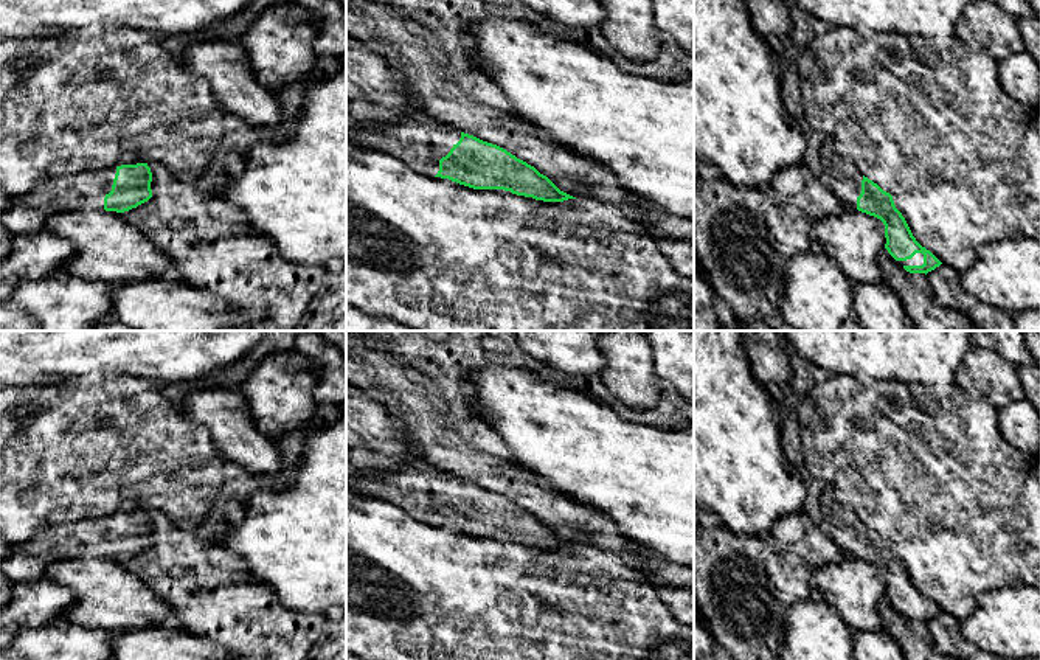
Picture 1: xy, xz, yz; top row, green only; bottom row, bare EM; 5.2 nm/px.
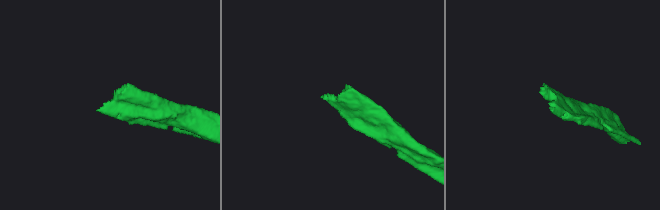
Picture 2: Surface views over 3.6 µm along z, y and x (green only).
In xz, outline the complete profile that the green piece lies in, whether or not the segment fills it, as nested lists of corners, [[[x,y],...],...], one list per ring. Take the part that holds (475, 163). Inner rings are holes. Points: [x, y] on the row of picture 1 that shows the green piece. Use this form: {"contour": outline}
{"contour": [[[346,101],[346,138],[355,146],[391,154],[416,171],[473,189],[504,189],[543,202],[576,199],[506,149],[425,113],[397,115],[394,123],[366,126],[352,118]]]}

